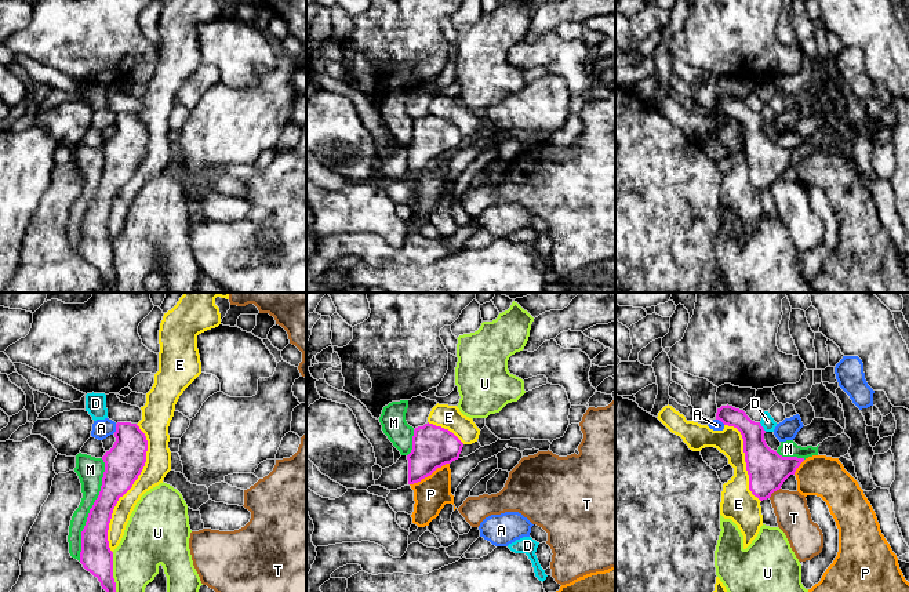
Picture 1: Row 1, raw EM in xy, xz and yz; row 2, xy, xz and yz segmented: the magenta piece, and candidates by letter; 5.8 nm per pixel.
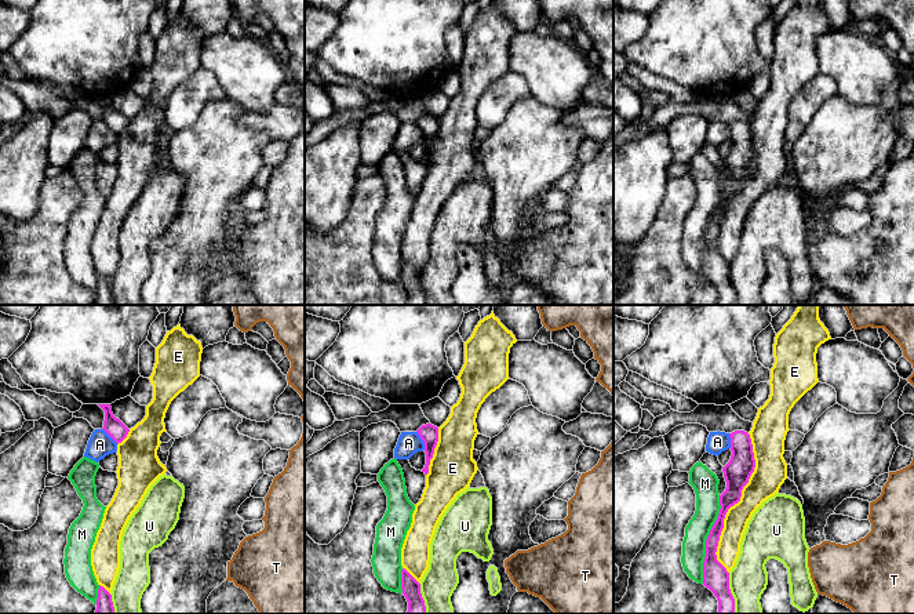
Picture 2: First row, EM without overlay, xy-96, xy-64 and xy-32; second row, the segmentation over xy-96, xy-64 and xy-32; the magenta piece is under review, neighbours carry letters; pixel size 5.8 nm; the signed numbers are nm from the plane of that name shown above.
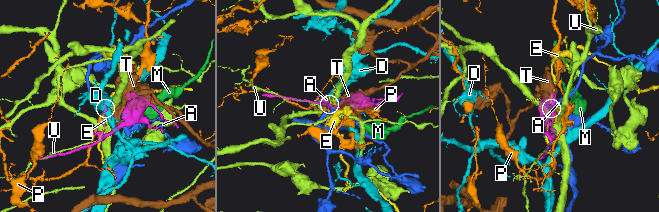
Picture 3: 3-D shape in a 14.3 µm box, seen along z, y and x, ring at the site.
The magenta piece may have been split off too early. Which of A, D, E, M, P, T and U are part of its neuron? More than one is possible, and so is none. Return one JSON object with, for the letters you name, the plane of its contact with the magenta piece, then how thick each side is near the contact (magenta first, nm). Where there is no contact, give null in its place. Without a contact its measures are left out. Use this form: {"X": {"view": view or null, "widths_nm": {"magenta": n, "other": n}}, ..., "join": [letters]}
{"join": []}

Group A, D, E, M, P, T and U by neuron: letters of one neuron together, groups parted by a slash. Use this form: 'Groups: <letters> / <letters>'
Groups: A / D / E / M / P / T / U

